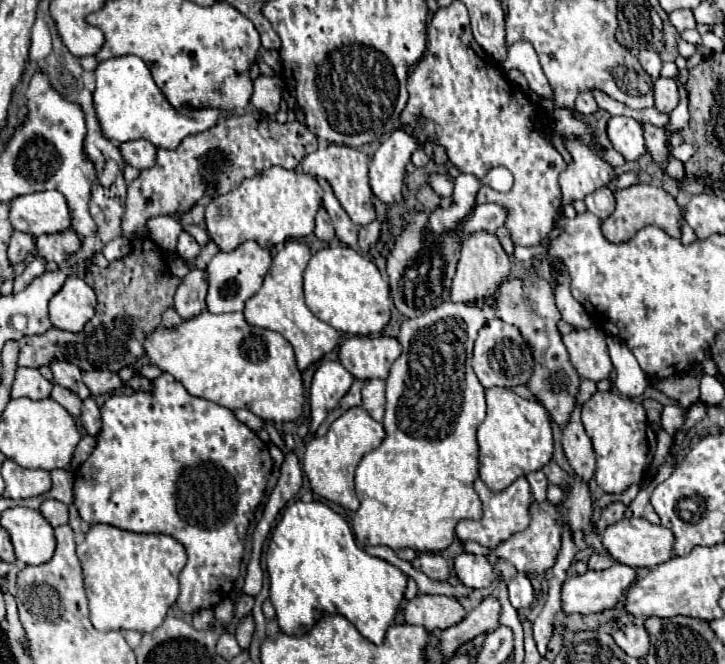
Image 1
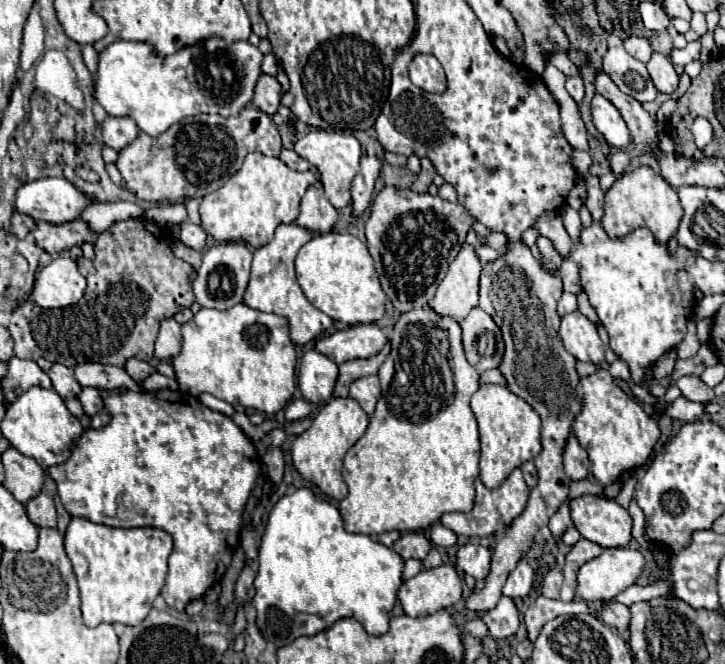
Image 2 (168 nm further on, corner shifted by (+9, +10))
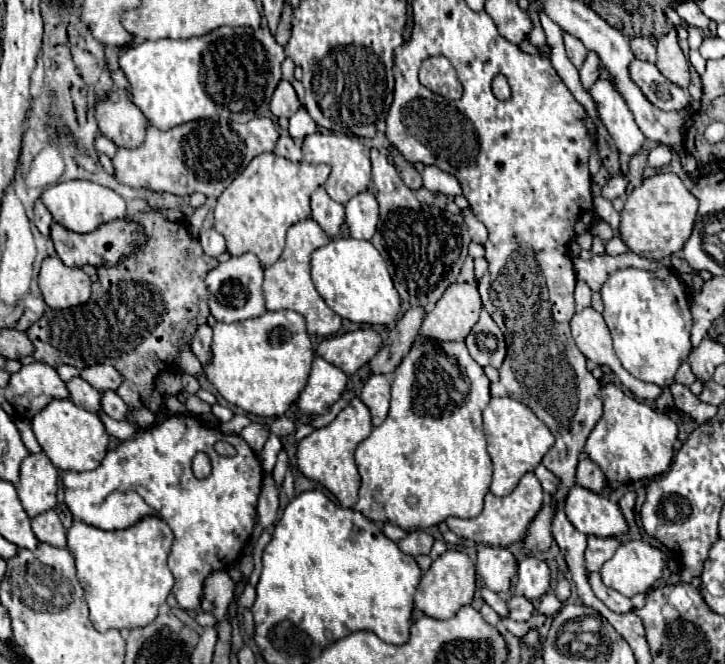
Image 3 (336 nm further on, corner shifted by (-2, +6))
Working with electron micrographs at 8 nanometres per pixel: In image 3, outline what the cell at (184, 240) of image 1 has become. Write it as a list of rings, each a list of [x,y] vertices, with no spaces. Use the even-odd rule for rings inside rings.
[[[207,229],[207,231],[201,231],[199,235],[199,241],[201,241],[201,247],[207,255],[211,257],[217,257],[225,251],[225,239],[215,231],[215,229]]]

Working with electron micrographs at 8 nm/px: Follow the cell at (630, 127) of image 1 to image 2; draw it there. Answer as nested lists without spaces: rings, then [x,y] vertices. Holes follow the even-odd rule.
[[[602,95],[592,99],[592,119],[596,129],[604,135],[606,143],[616,149],[626,149],[630,145],[630,131],[620,115],[620,111]]]

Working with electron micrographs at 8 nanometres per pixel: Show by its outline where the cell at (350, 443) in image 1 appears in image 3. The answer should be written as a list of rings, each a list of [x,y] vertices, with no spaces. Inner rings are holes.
[[[351,399],[347,407],[335,417],[333,423],[329,423],[323,429],[315,429],[311,435],[307,435],[297,445],[297,467],[299,471],[327,487],[343,507],[353,507],[357,503],[357,489],[359,489],[359,473],[355,467],[353,453],[357,445],[373,431],[371,425],[371,413],[361,403],[361,399]]]

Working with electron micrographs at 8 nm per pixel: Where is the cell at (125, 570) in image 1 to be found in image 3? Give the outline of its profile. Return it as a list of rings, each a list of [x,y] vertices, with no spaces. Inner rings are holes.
[[[145,517],[121,531],[103,531],[75,519],[67,531],[67,547],[75,557],[77,577],[91,611],[89,619],[97,631],[149,625],[175,585],[175,577],[167,565],[173,531],[159,517]]]

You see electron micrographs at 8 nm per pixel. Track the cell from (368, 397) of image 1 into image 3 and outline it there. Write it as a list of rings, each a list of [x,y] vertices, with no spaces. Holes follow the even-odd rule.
[[[371,375],[361,391],[359,397],[371,411],[373,425],[381,425],[389,413],[391,405],[391,381],[387,375]]]

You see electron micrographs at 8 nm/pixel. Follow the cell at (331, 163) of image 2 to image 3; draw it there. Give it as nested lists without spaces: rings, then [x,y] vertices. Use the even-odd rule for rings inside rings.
[[[319,128],[313,135],[307,135],[303,141],[303,157],[307,163],[325,163],[331,167],[331,175],[325,183],[325,189],[333,201],[347,203],[357,193],[365,191],[371,181],[371,159],[369,149],[357,139],[349,135],[335,135],[335,133]]]

